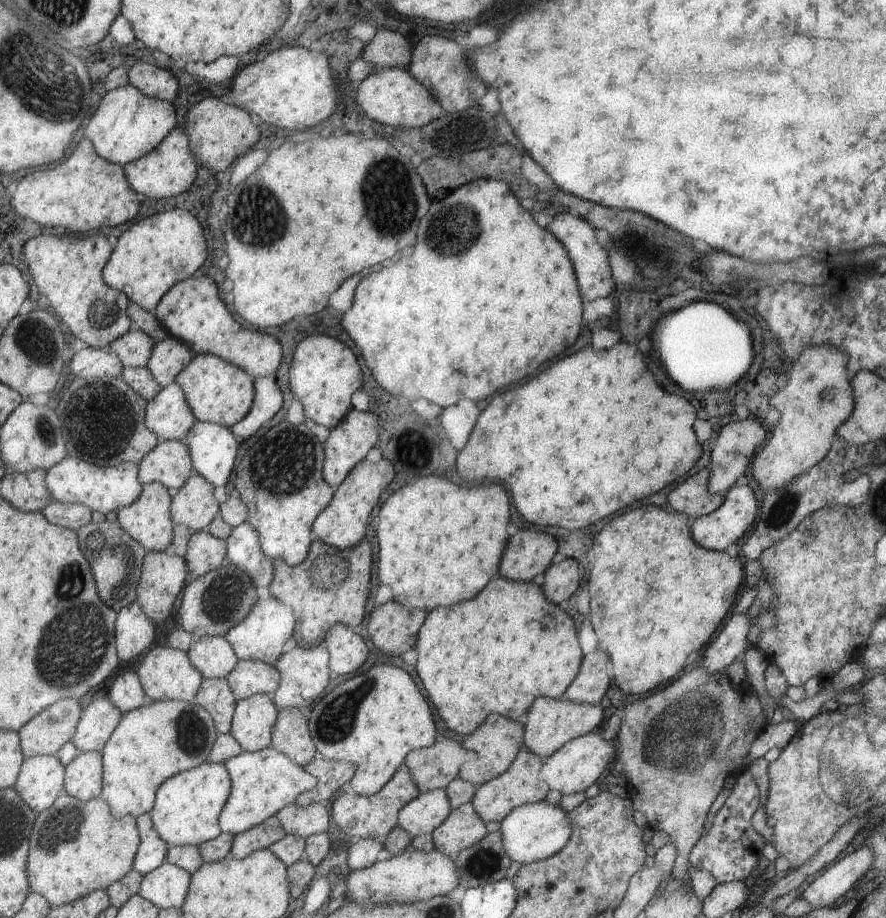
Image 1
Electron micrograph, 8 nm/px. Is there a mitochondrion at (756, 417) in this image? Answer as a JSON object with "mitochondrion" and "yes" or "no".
{"mitochondrion":"no"}

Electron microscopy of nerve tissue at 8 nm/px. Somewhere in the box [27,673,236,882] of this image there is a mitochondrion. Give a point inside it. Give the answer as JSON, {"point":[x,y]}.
{"point":[63,830]}

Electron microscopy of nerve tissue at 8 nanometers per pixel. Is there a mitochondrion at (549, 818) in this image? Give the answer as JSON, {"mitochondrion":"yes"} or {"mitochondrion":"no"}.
{"mitochondrion":"no"}

